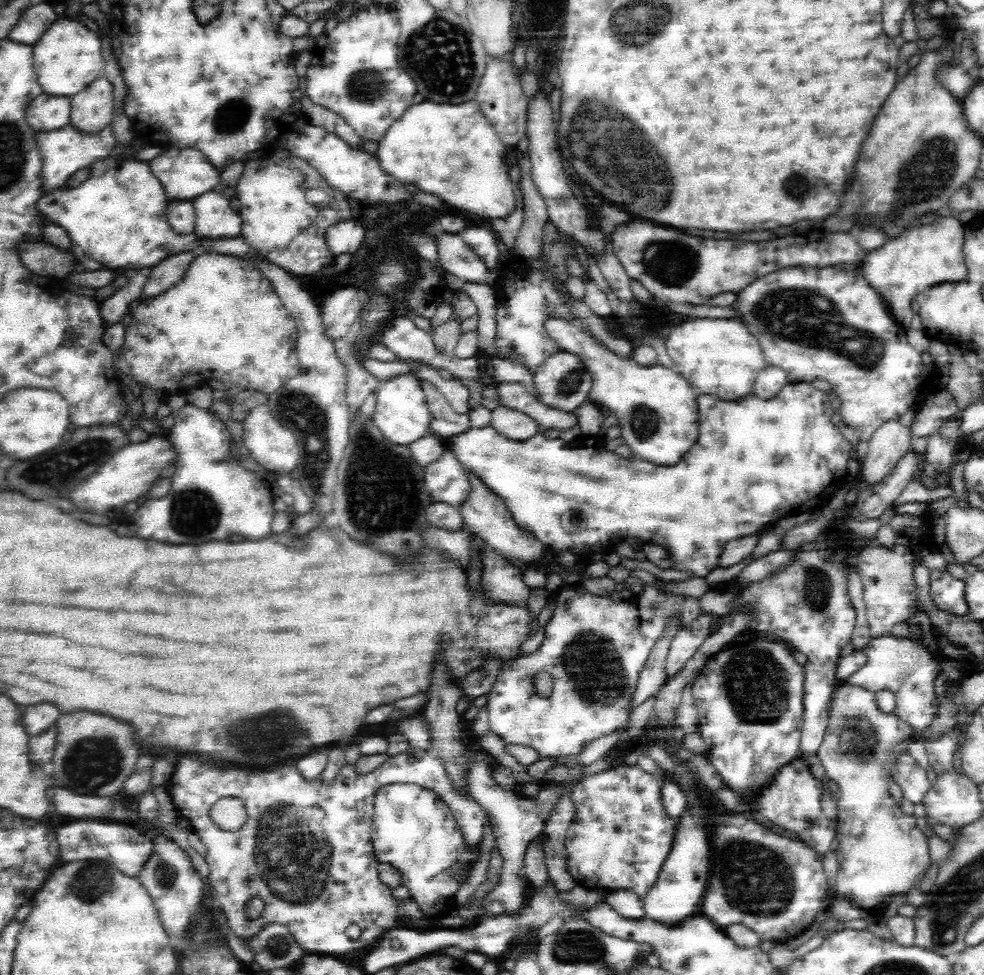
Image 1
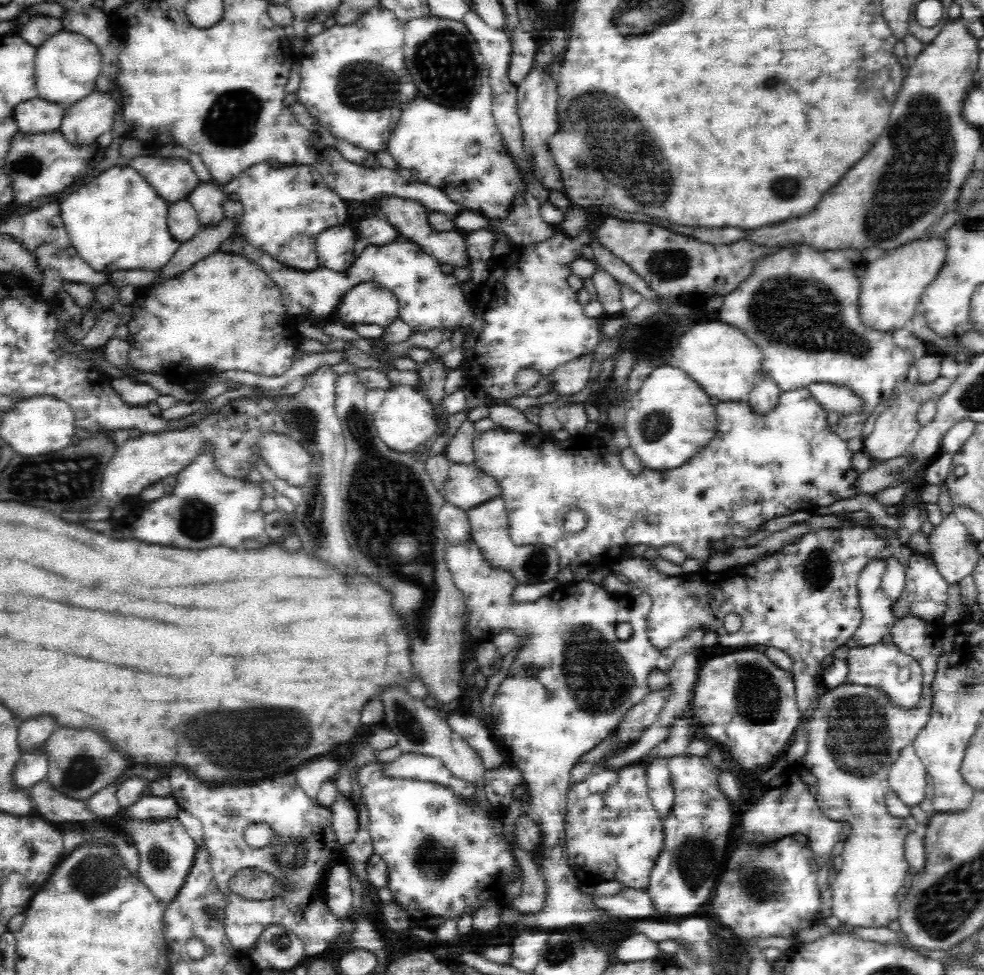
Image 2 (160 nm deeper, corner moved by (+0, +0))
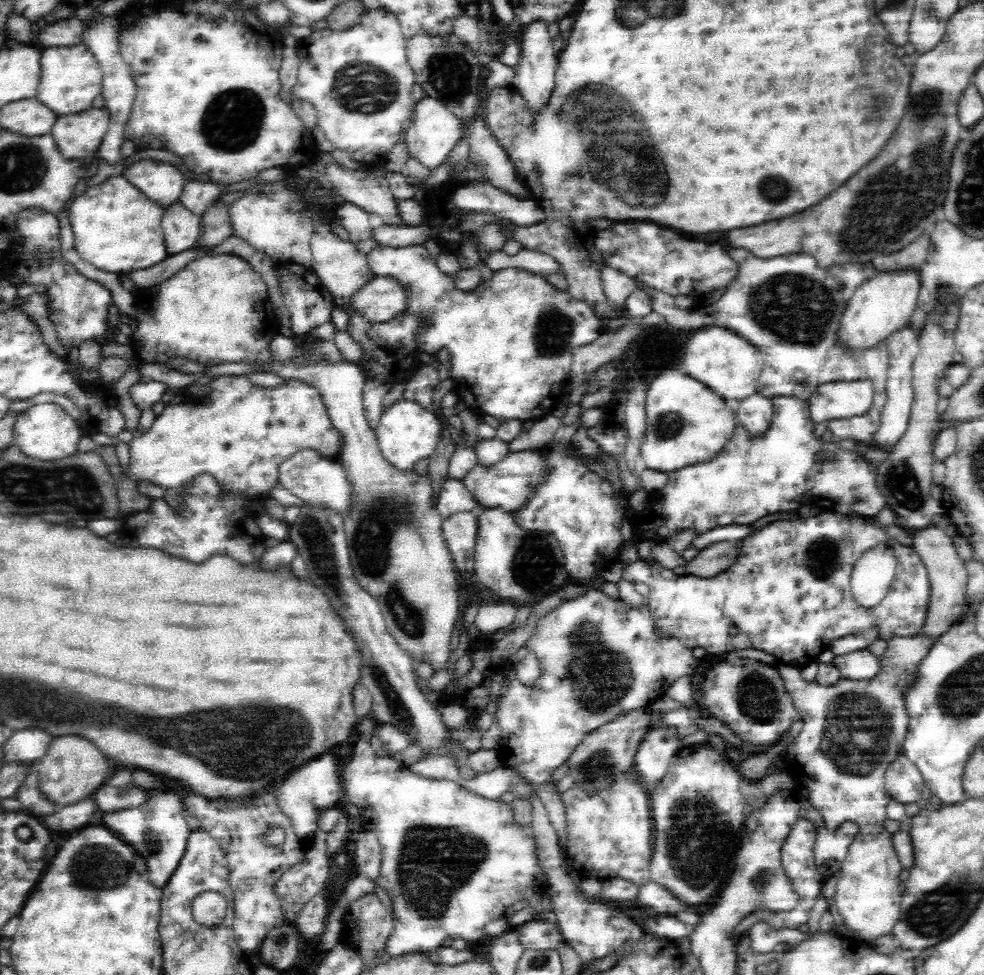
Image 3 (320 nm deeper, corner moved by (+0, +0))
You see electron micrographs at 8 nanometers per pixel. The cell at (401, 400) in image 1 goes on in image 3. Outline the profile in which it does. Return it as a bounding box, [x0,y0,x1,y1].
[374,398,444,473]

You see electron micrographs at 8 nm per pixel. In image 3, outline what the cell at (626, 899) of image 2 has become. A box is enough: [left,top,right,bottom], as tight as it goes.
[635,882,686,914]

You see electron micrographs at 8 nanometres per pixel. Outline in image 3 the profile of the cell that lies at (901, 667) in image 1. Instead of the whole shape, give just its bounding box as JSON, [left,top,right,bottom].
[830,649,881,681]

